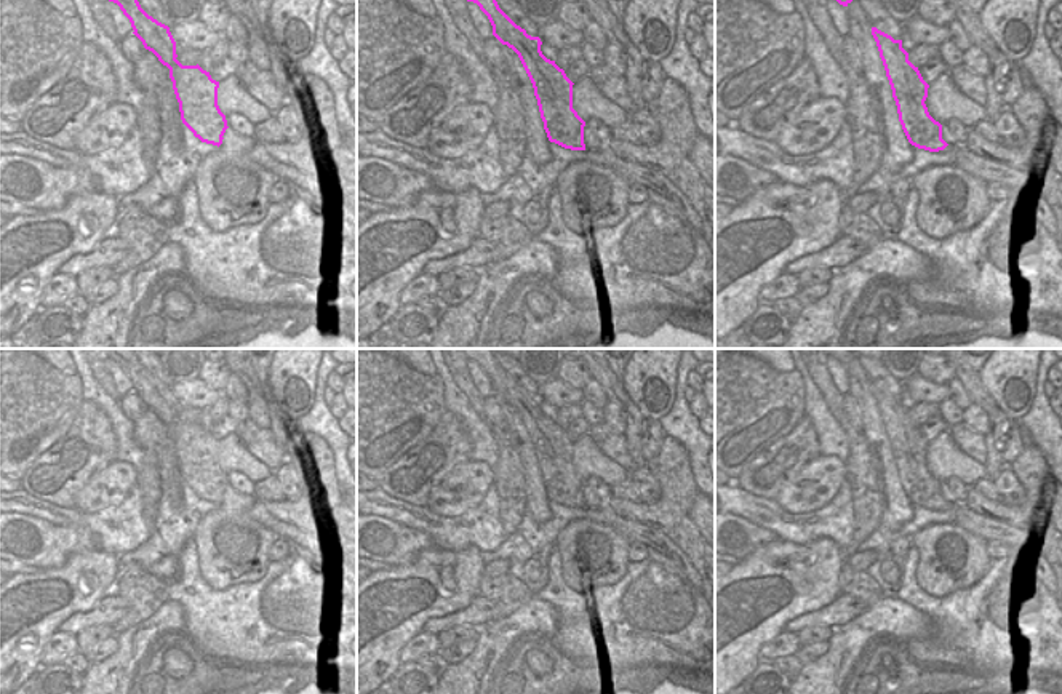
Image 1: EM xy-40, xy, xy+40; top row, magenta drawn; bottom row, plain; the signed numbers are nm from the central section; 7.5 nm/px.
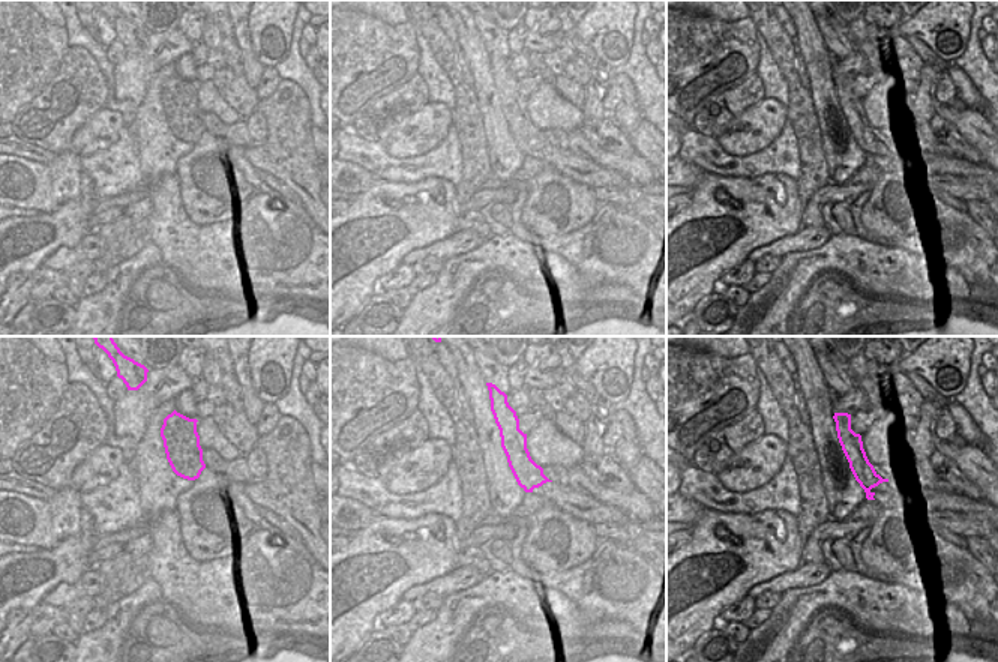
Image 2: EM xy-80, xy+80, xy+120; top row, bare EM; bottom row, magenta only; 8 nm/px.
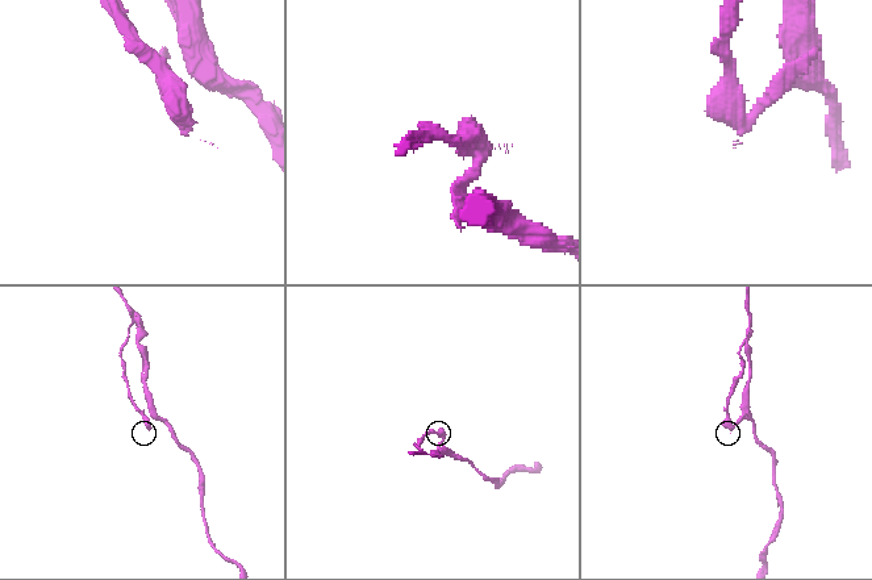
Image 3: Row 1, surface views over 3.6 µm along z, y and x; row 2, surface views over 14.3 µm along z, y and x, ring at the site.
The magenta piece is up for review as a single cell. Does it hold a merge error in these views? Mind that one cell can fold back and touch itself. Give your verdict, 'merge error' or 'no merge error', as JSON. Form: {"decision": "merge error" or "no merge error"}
{"decision": "merge error"}

